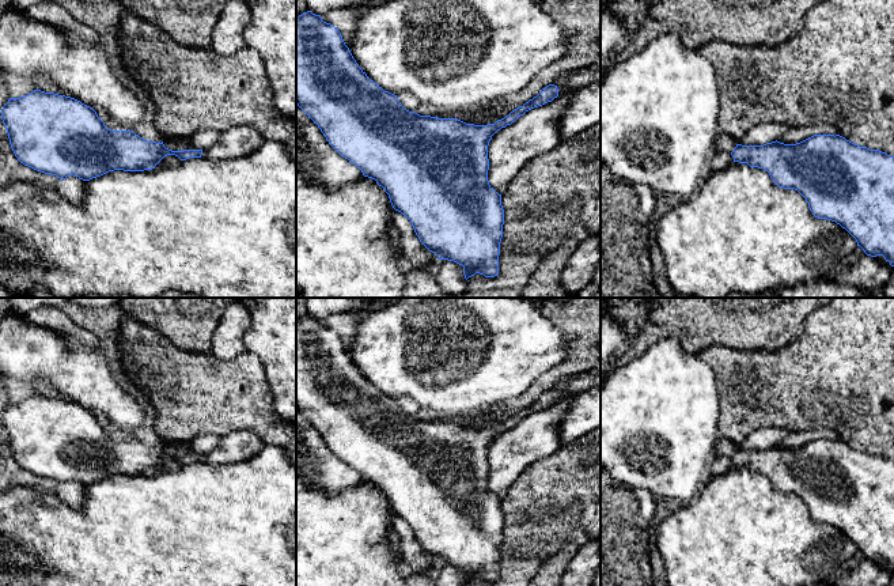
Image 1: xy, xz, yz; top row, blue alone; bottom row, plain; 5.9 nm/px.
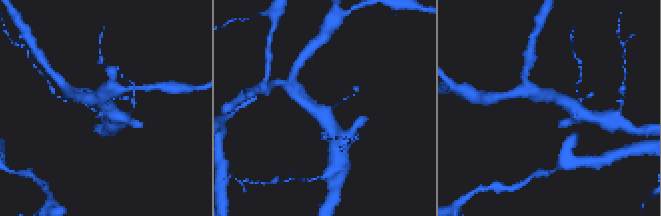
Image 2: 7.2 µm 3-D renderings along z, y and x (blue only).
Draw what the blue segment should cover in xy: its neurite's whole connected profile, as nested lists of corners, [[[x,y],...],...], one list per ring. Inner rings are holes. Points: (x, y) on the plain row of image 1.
[[[38,393],[20,402],[10,402],[1,413],[1,424],[18,465],[61,485],[69,480],[90,485],[114,475],[152,475],[167,460],[181,465],[202,460],[202,454],[171,455],[163,446],[148,446],[133,435],[111,435],[92,412],[75,402]]]

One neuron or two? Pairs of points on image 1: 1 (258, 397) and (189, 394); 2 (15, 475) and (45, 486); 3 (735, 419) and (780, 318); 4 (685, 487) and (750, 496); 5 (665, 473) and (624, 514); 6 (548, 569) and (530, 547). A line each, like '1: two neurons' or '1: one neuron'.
1: one neuron
2: one neuron
3: two neurons
4: two neurons
5: two neurons
6: two neurons

